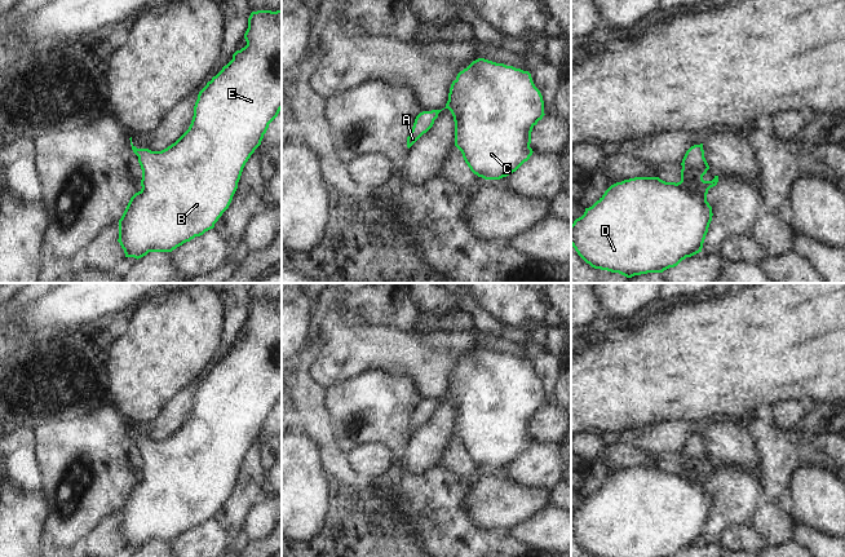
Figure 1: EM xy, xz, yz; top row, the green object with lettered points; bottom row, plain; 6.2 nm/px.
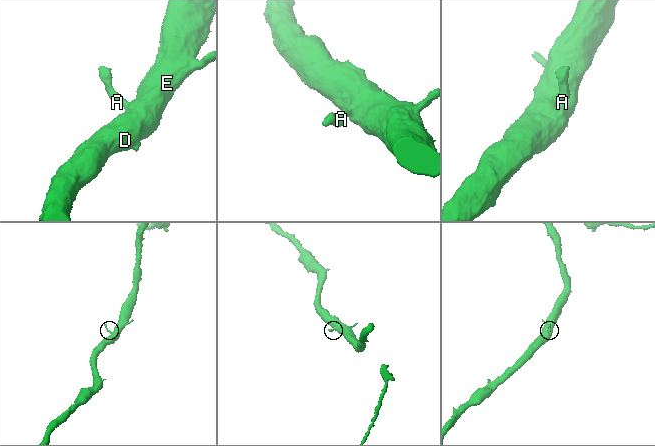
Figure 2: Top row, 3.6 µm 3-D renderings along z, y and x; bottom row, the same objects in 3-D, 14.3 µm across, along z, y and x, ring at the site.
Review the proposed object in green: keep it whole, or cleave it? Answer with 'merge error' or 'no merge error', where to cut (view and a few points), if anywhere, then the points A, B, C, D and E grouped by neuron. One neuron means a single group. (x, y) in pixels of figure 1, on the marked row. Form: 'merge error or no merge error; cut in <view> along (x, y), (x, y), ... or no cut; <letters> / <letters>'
no merge error; no cut; A B C D E

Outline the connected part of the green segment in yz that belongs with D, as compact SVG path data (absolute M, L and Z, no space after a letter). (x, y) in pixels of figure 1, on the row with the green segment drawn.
M703 143L691 146L681 165L681 181L677 184L659 177L634 177L611 185L571 225L571 246L578 255L594 269L632 278L663 273L686 257L702 252L713 216L707 194L717 185L718 176L712 181L703 180L709 169Z

